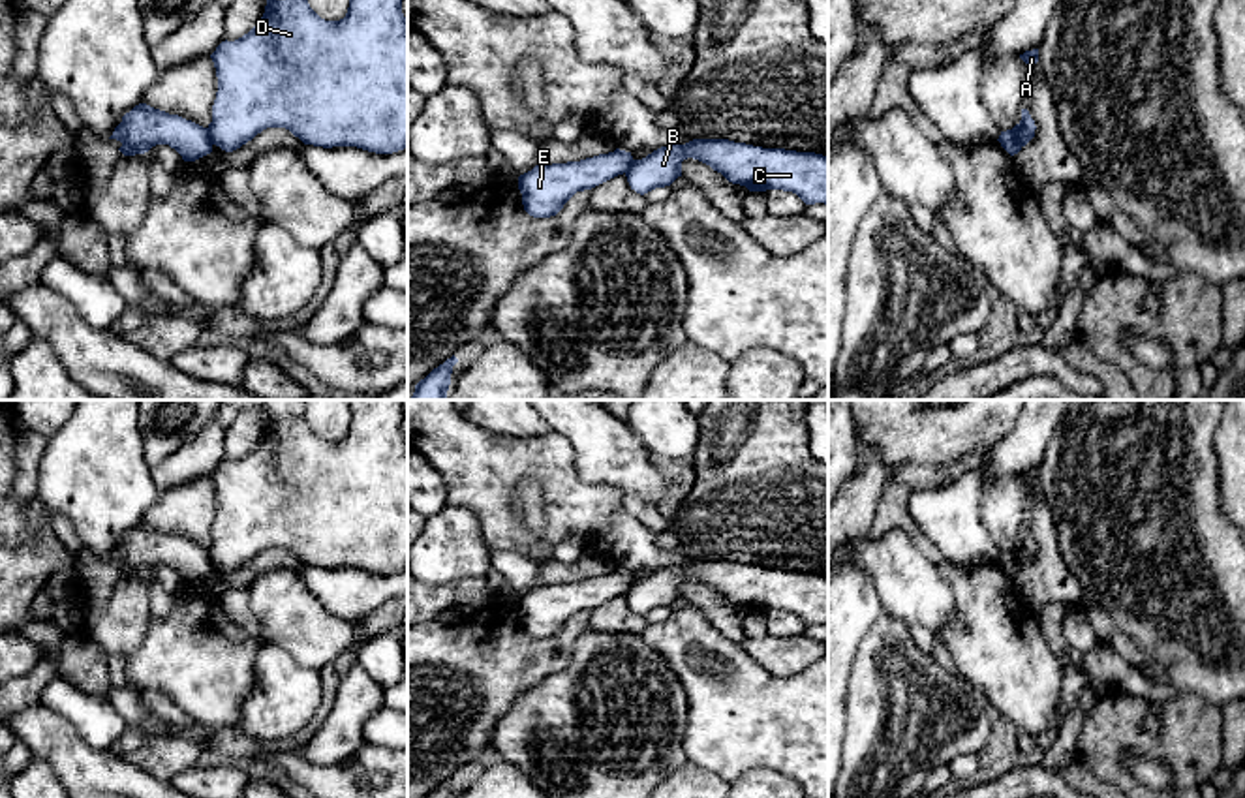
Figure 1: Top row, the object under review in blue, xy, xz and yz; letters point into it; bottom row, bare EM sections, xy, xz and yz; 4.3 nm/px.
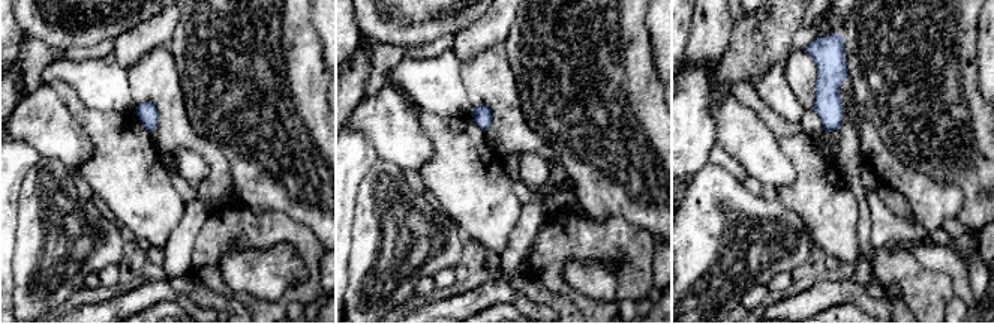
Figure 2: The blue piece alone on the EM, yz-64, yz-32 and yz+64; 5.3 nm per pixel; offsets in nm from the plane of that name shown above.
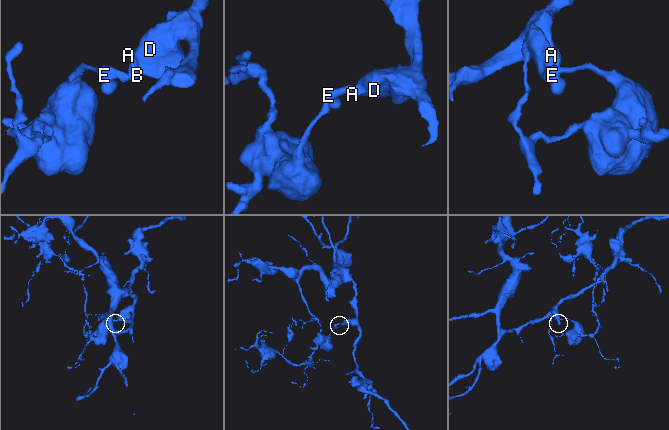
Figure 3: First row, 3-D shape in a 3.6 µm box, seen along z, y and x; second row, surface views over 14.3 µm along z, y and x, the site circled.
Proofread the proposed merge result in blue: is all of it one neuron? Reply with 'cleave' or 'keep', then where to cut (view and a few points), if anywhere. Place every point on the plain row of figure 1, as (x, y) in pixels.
cleave | yz (1013, 549), (1022, 566)

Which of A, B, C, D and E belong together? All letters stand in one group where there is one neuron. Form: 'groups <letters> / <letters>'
groups A B C D / E

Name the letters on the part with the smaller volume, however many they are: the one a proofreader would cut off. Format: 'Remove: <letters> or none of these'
Remove: E

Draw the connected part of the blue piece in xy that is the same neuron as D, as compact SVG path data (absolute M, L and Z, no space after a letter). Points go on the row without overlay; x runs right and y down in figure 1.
M349 400L344 439L325 441L297 419L267 419L261 441L210 475L218 513L208 558L233 573L267 548L285 548L304 565L357 567L376 575L407 569L407 441L400 400Z

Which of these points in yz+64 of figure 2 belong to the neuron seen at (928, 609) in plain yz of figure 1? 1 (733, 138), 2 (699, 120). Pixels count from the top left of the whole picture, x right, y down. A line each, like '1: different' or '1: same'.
1: same
2: different

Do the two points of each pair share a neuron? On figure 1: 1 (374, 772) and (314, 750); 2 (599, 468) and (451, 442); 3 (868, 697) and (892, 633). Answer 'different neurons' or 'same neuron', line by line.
1: different neurons
2: different neurons
3: same neuron

